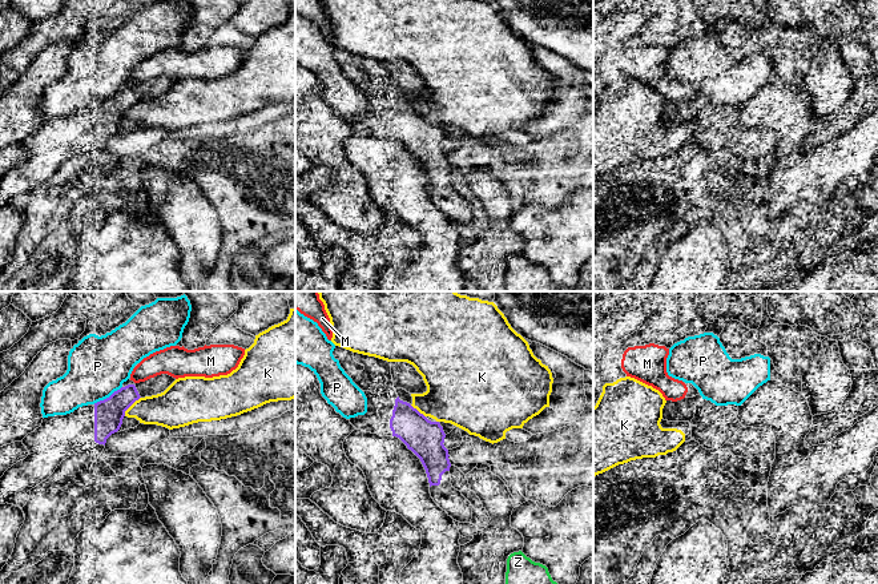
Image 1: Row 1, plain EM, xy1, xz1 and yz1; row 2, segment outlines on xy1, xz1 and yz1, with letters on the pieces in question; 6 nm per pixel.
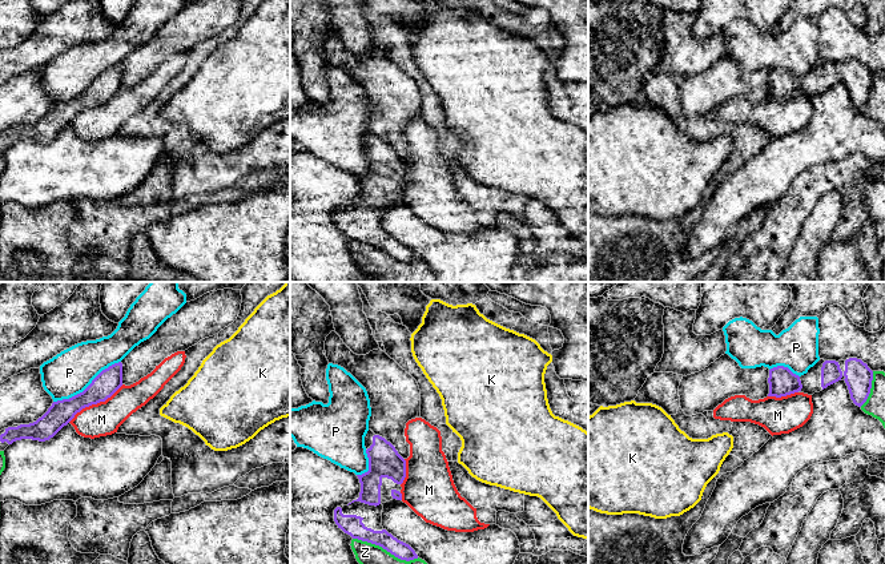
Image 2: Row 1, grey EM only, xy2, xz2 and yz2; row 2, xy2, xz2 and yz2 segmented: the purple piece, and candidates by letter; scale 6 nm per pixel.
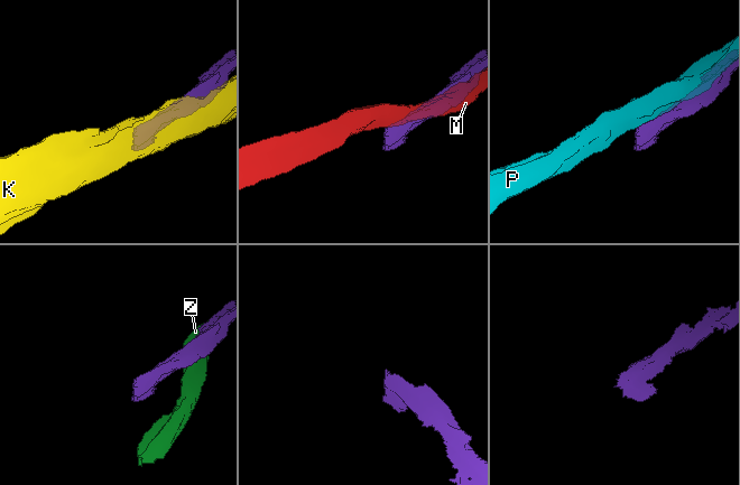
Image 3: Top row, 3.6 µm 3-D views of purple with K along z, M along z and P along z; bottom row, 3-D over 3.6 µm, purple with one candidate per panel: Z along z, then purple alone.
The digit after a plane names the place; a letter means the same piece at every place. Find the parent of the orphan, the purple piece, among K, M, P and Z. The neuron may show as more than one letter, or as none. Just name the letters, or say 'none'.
none

